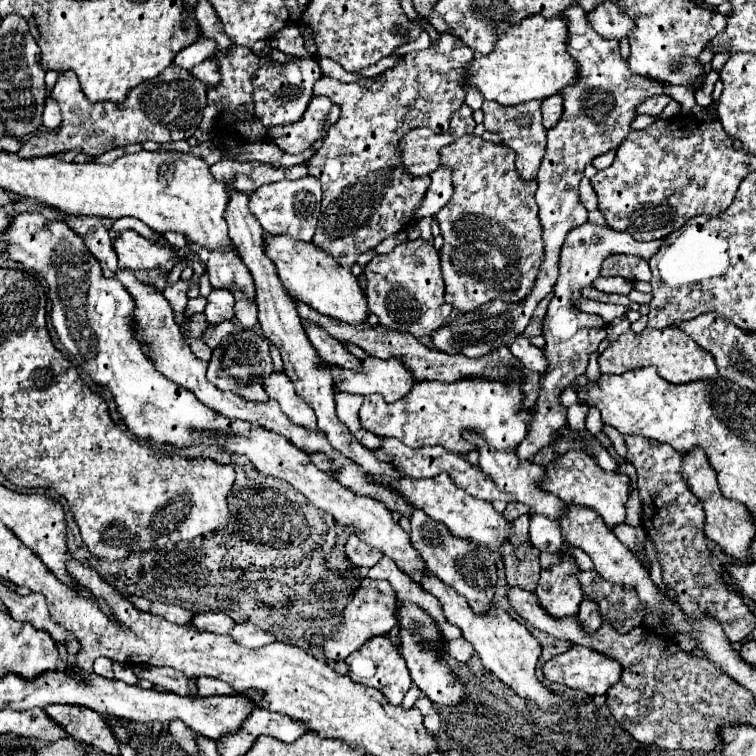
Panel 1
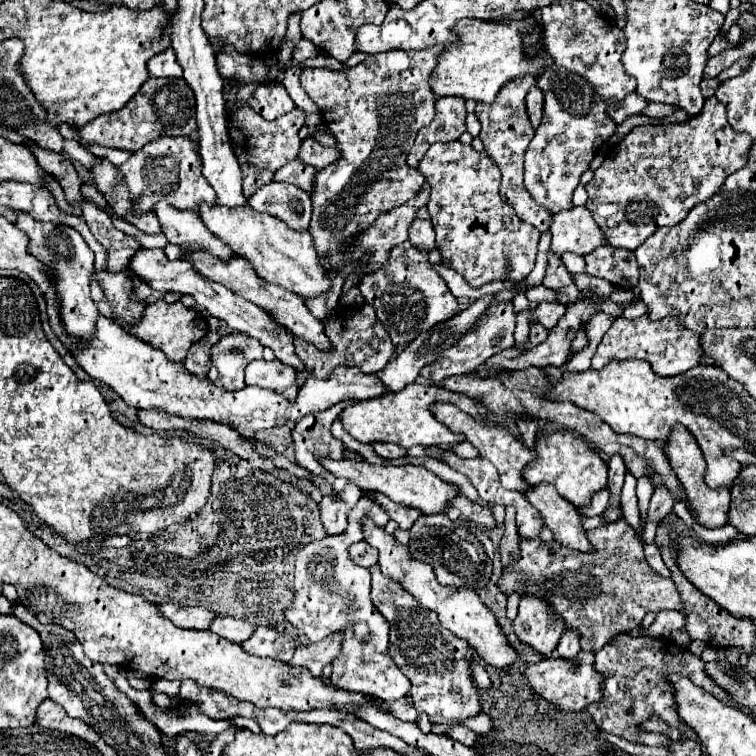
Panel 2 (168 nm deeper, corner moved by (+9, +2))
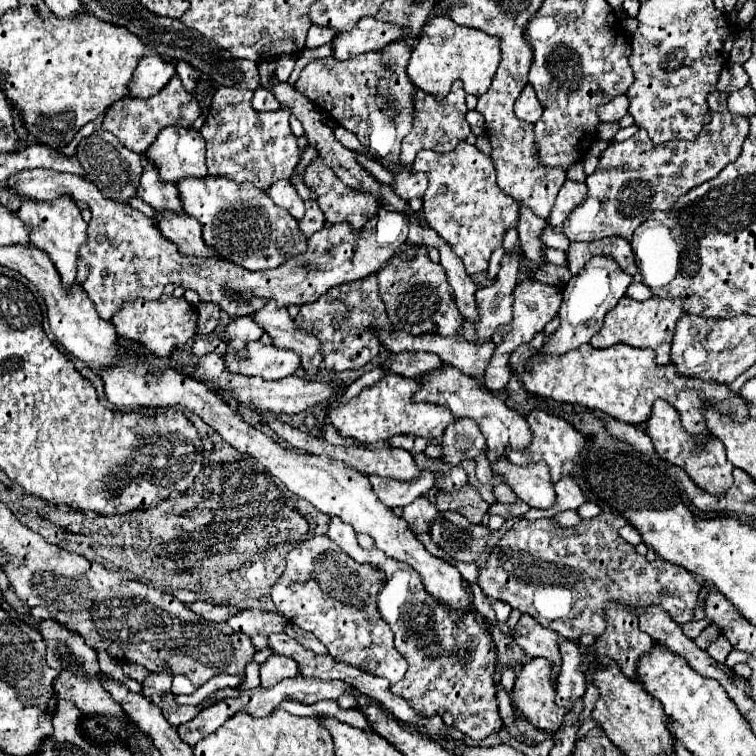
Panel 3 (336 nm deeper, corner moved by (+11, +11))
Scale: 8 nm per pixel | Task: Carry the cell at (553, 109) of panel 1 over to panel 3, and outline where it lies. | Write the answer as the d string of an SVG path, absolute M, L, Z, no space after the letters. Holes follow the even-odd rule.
M531 83L525 85L525 89L521 91L519 99L515 101L515 113L519 119L523 121L529 121L529 123L537 123L541 119L541 113L543 113L543 107L535 95L535 89Z

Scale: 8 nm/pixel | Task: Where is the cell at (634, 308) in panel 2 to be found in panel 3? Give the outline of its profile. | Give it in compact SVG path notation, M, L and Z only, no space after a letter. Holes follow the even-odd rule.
M631 283L629 289L627 289L627 297L635 299L635 301L645 301L645 299L649 299L651 295L653 295L651 289L649 289L647 285L643 285L643 283Z

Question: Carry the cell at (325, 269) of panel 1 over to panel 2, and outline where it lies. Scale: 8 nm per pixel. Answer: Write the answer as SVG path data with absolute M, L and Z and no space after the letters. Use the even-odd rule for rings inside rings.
M199 206L199 216L203 224L215 234L217 238L223 238L227 246L231 246L233 256L247 258L251 266L255 266L255 272L277 286L283 286L285 290L291 290L299 294L301 298L315 298L319 294L325 294L331 284L331 276L323 270L319 264L313 238L309 232L297 232L291 230L285 222L277 220L269 214L259 214L251 210L251 206L239 206L239 210L231 210L229 206Z

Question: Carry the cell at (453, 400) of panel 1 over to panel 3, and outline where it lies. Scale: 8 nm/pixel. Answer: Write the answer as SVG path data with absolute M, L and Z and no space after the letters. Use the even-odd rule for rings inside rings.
M389 373L373 387L365 387L355 399L341 407L329 409L331 423L339 429L343 437L355 437L361 443L387 441L393 435L417 435L423 439L441 439L447 425L455 421L455 417L441 405L431 403L413 403L411 397L421 389L421 383L415 379L397 377Z

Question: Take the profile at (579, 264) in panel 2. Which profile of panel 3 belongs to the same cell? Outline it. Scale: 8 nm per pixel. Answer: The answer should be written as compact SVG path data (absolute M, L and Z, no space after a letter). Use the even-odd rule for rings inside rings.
M547 225L545 229L545 235L541 235L545 239L545 245L551 247L551 249L561 249L561 251L567 251L569 249L569 239L563 235L563 233L553 233Z

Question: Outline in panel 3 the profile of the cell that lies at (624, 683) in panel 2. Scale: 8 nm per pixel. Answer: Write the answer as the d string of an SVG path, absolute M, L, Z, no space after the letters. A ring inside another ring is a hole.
M609 609L605 633L597 639L597 657L613 659L621 671L637 681L637 663L653 649L655 641L639 629L637 617L625 609Z

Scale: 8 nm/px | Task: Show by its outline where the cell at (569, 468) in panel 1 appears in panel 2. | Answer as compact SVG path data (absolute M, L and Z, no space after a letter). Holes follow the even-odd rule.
M555 432L549 436L541 436L535 442L535 452L537 452L537 460L533 460L531 464L527 464L523 468L523 478L529 484L539 484L539 482L551 482L557 492L569 500L575 506L587 506L591 496L607 486L607 464L601 460L601 456L583 440L583 436L575 434L575 432Z

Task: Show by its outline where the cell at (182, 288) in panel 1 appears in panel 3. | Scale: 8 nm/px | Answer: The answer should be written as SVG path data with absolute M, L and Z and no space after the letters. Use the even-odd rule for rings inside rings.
M167 297L163 301L137 301L135 305L127 305L125 309L119 309L117 317L113 317L113 323L121 337L141 341L145 349L157 355L169 355L171 349L185 345L189 339L197 333L197 309L189 305L183 297Z

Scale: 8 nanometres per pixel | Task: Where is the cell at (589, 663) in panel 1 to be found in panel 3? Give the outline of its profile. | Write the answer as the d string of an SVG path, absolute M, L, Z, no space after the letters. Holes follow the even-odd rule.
M533 657L529 663L525 663L519 673L517 673L517 681L515 681L515 687L513 687L513 705L515 709L527 717L535 727L539 729L547 729L547 731L555 731L559 729L559 725L563 723L565 715L569 713L569 709L565 707L559 707L555 703L557 699L557 689L551 681L551 673L553 673L553 663L543 659L543 657Z

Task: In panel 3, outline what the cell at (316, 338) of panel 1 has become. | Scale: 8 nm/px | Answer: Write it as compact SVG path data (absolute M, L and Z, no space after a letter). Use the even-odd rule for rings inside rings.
M157 213L157 217L159 217L161 233L177 245L181 255L185 255L185 257L215 257L215 259L221 257L211 245L205 243L201 225L193 217L189 217L189 215L161 217L161 213Z

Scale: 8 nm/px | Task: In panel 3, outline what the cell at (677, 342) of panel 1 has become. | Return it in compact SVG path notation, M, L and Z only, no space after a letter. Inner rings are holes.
M623 297L605 317L603 327L591 337L591 345L597 349L605 349L605 347L613 347L617 343L625 343L631 347L649 347L657 353L657 365L669 365L671 363L671 341L673 341L673 333L675 333L675 325L677 319L683 317L683 309L681 303L677 301L669 301L669 299L661 299L661 297L651 297L647 301L633 301Z

